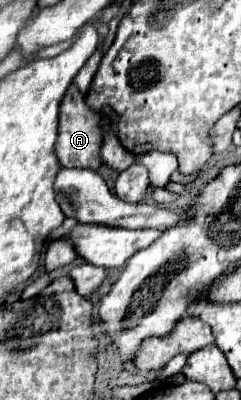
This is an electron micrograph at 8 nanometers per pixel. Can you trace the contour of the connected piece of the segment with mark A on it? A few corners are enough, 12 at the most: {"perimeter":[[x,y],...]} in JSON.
{"perimeter":[[72,83],[58,115],[58,163],[100,169],[100,121]]}

